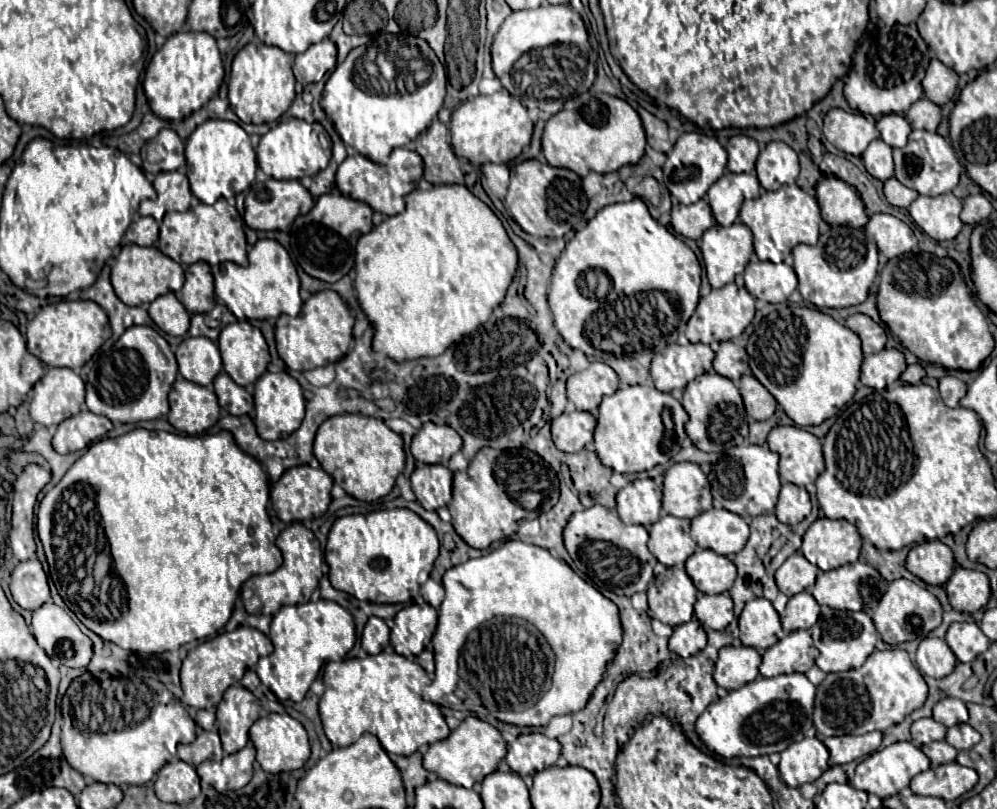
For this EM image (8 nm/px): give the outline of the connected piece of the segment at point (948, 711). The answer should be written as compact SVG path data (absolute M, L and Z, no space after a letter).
M943 698L937 702L933 710L933 718L949 728L967 722L969 716L967 716L967 706L963 702L959 702L957 698Z

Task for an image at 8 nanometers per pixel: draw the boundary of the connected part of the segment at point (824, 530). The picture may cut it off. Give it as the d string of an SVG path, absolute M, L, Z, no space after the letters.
M817 518L803 534L803 556L821 570L833 570L859 558L861 536L847 520Z

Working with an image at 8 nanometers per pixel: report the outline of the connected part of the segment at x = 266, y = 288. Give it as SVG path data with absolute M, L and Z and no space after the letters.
M259 240L249 252L247 266L223 262L213 268L217 298L237 316L237 320L267 320L281 314L297 316L301 312L299 276L287 250L277 240Z

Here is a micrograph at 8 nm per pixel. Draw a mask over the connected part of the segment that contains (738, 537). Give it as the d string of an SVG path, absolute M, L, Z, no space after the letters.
M711 508L691 520L691 538L695 538L701 548L709 548L723 556L739 552L747 542L747 534L747 522L721 508Z

